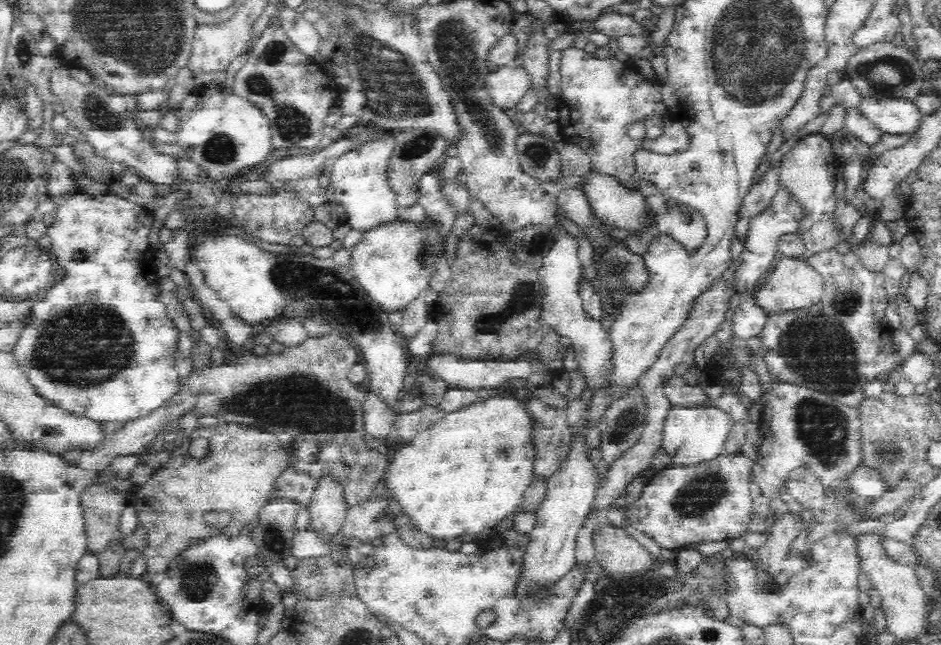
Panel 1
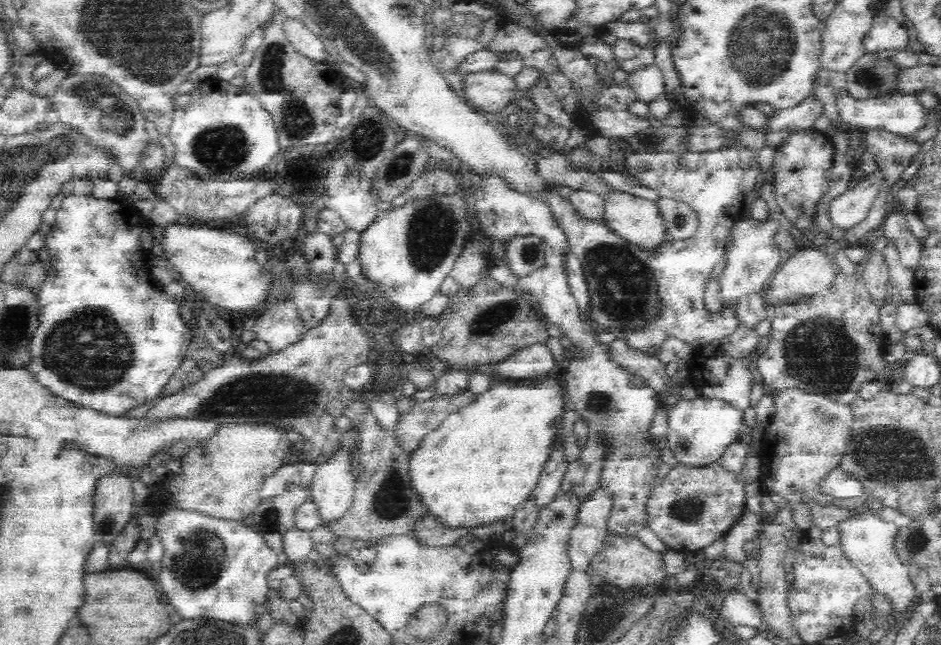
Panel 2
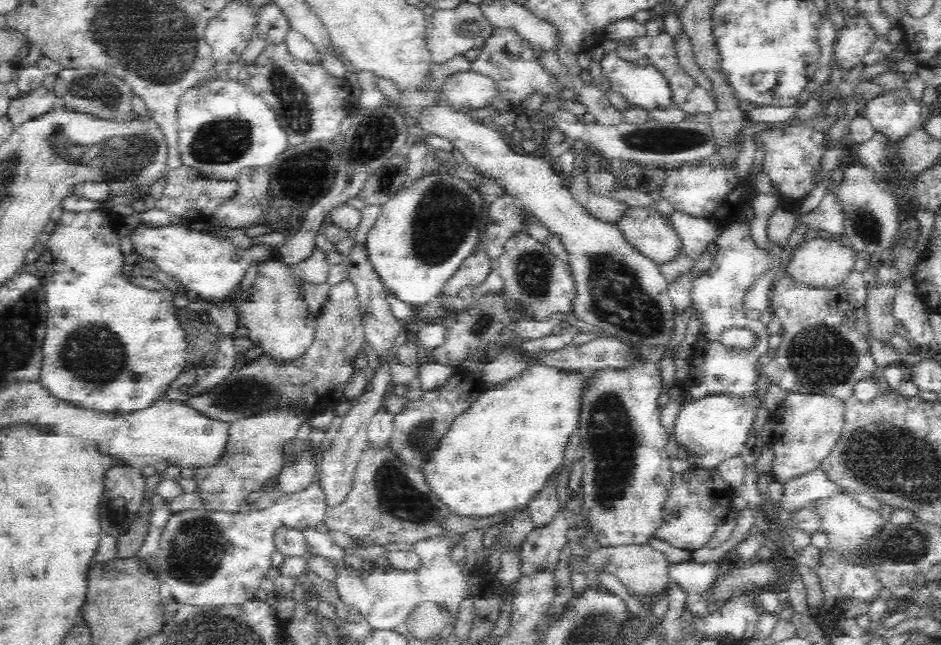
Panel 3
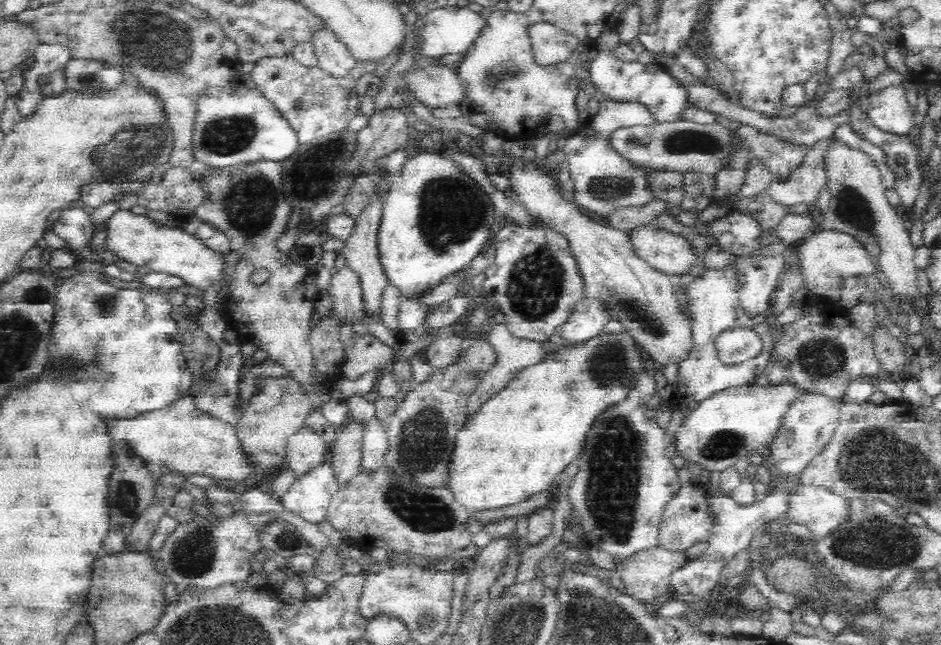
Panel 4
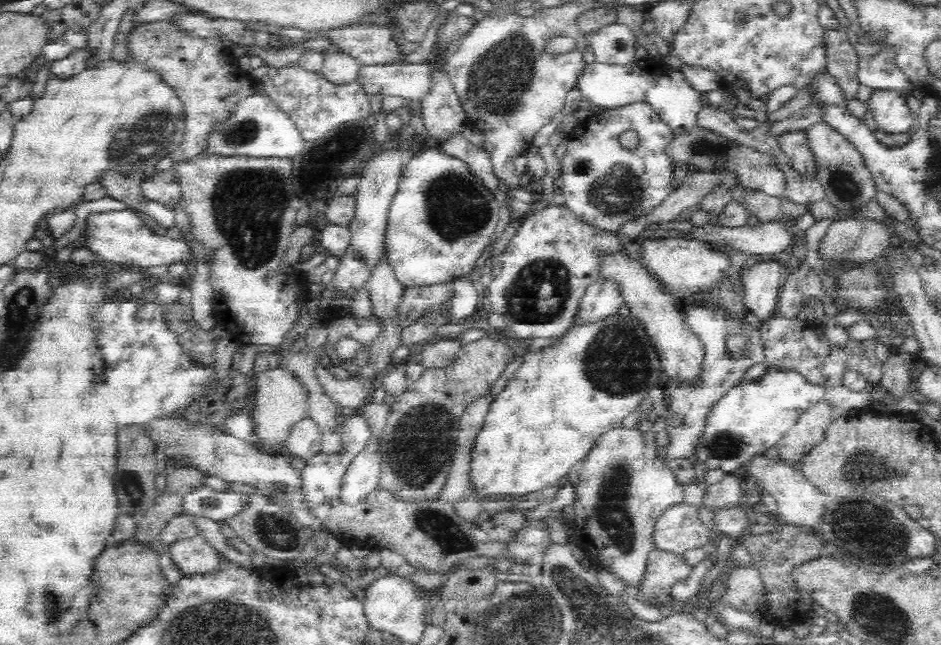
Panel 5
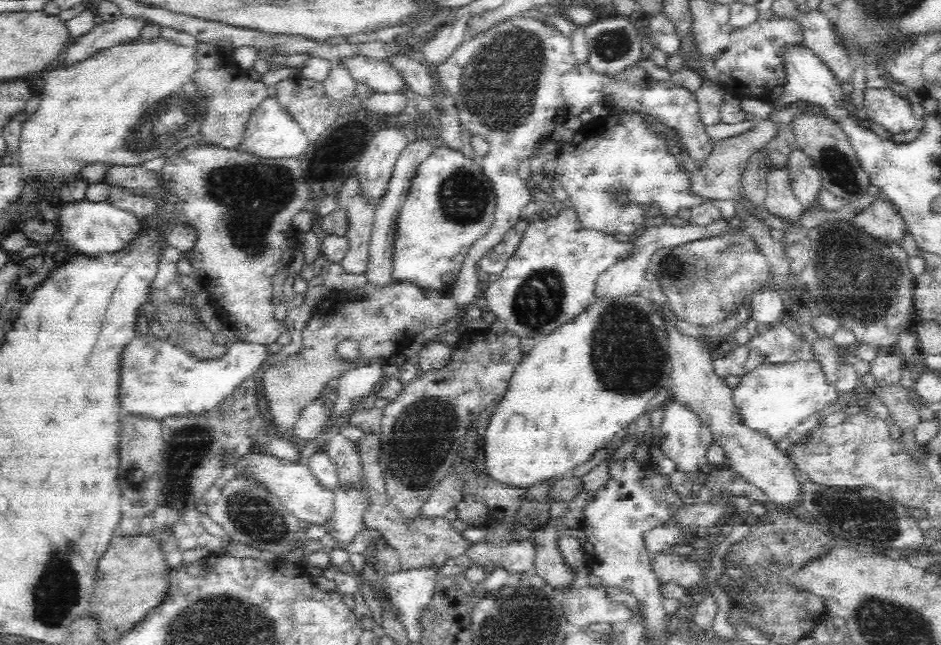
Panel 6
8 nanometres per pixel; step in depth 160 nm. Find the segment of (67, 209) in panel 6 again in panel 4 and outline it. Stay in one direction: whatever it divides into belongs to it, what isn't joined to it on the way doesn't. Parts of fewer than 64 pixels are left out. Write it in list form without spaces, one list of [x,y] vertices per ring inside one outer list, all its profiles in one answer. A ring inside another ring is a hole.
[[[119,209],[106,221],[106,248],[120,260],[146,267],[182,279],[183,284],[199,288],[200,293],[227,281],[227,265],[221,253],[208,248],[199,237],[190,235],[182,229],[161,225],[150,217],[136,215],[128,210]]]

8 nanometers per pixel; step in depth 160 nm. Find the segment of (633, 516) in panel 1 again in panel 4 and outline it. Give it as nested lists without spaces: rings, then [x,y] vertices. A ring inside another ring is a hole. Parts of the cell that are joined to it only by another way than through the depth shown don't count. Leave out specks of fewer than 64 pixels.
[[[707,484],[679,485],[664,509],[658,532],[658,546],[672,552],[684,553],[685,550],[692,548],[695,544],[707,541],[710,538],[713,524],[714,515],[710,509]]]

